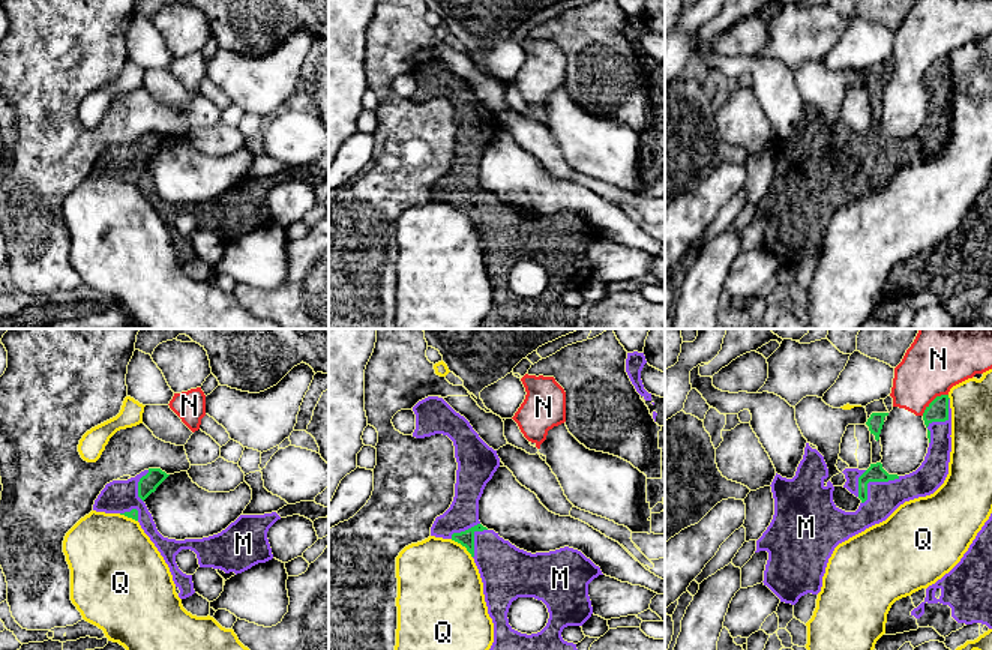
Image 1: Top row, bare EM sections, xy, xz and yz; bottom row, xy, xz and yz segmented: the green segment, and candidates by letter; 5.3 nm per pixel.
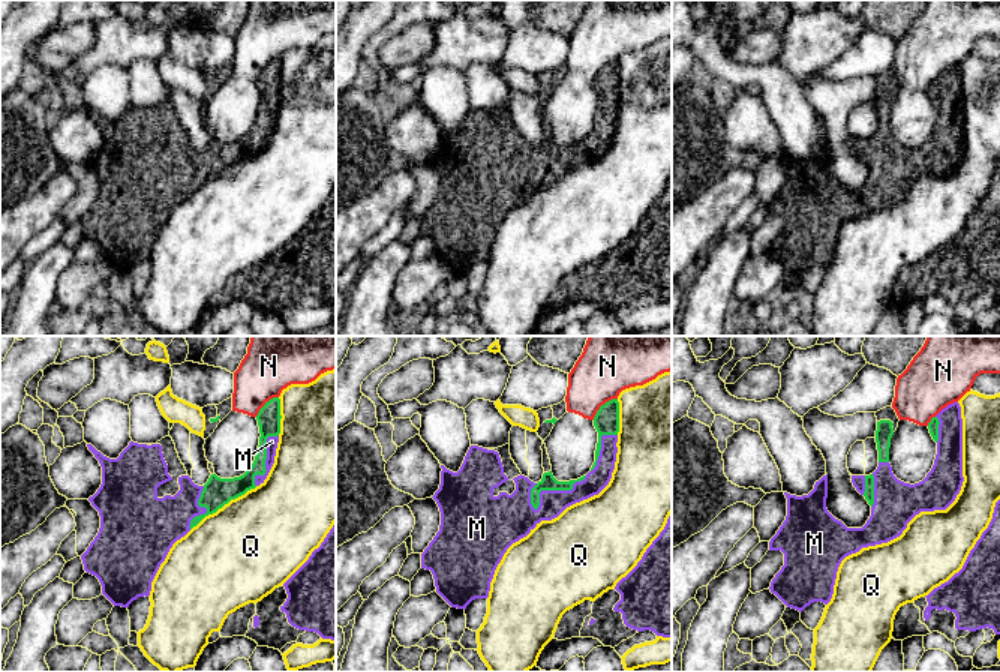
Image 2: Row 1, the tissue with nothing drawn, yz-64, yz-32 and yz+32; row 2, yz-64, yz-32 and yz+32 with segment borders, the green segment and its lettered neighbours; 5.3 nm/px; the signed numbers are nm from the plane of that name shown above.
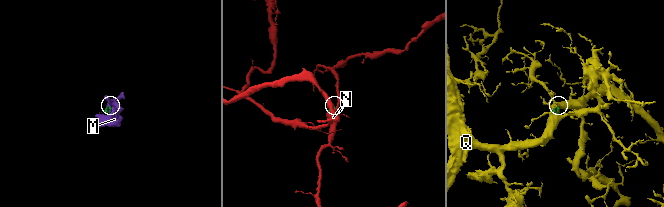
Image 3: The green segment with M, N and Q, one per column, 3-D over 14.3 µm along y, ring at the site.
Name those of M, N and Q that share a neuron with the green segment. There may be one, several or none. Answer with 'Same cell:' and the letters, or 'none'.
Same cell: M

